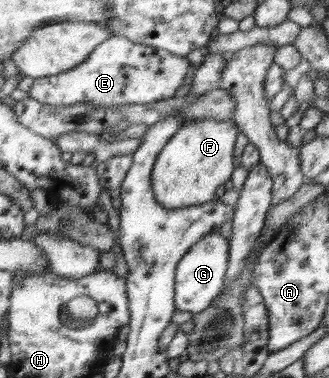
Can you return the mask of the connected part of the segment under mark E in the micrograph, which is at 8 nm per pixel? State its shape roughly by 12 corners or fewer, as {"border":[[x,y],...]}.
{"border":[[111,34],[30,97],[108,109],[170,99],[187,57]]}

